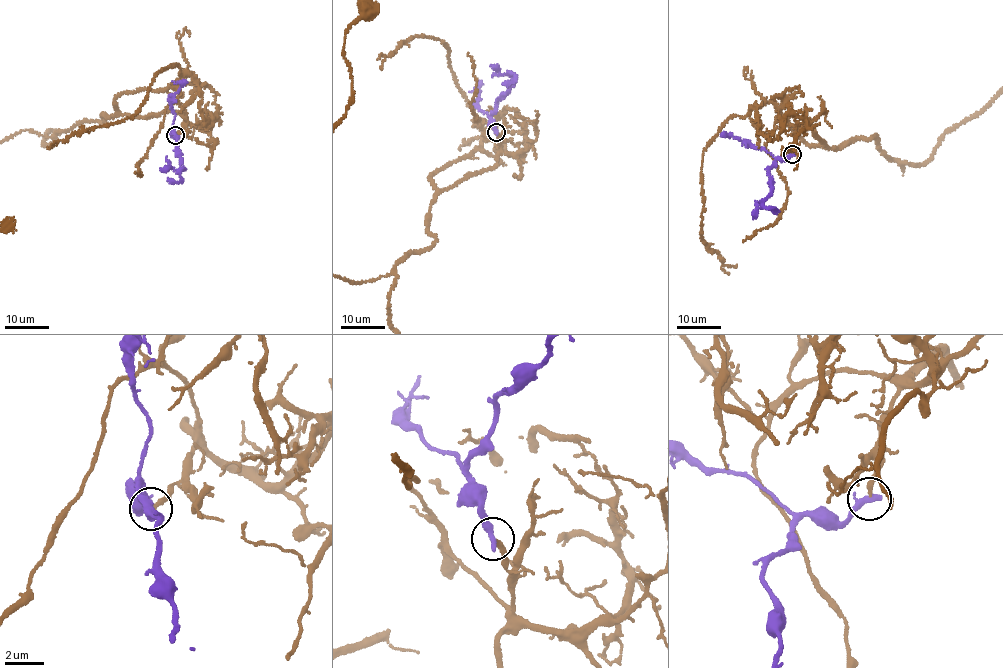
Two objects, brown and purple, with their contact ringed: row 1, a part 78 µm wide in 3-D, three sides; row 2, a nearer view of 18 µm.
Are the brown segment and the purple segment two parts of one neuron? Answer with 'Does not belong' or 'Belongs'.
Does not belong

